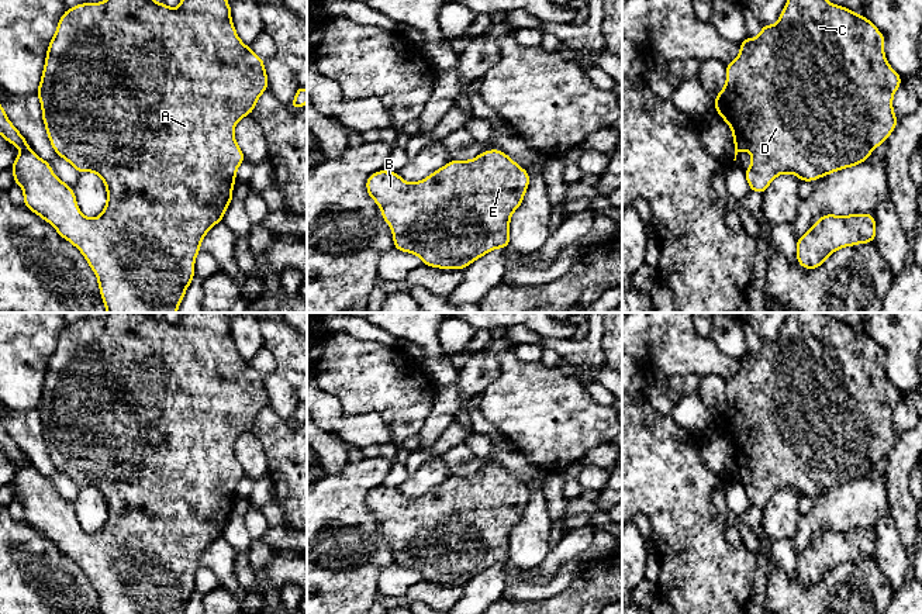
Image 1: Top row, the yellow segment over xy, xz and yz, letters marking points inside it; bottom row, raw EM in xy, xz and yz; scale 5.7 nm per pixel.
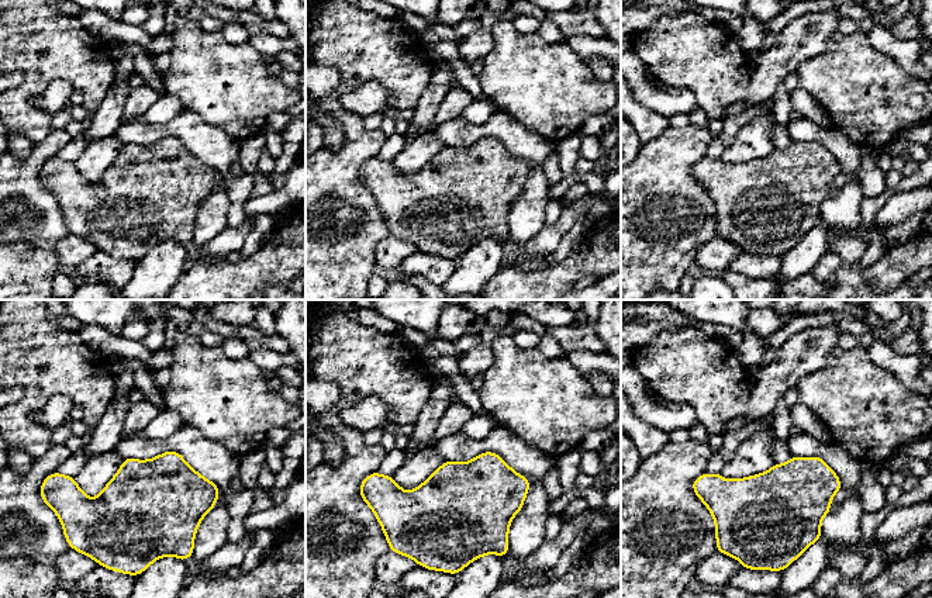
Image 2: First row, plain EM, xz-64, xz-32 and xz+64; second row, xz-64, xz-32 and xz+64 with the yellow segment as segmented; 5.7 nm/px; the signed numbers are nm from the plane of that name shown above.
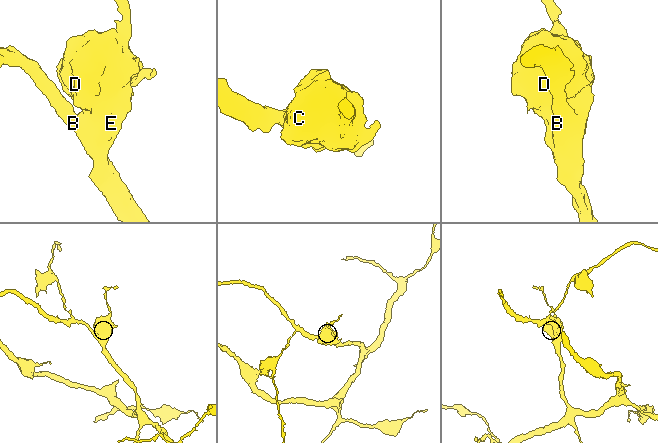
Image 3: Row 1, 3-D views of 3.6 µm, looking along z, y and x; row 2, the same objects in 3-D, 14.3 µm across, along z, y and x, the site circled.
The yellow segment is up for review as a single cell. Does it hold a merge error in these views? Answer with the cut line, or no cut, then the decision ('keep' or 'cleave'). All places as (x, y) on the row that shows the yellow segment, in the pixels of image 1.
no cut; keep

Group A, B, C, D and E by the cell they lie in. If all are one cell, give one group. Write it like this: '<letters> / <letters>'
A B C D E

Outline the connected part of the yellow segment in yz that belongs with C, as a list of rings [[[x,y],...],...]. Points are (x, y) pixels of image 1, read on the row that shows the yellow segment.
[[[787,0],[777,24],[762,25],[757,38],[740,42],[740,54],[726,65],[726,84],[715,97],[715,113],[732,130],[733,161],[739,151],[752,154],[752,166],[745,170],[750,190],[764,193],[781,173],[792,173],[802,182],[823,177],[867,161],[885,142],[898,123],[892,96],[901,76],[887,63],[884,44],[883,34],[866,15],[828,0]]]

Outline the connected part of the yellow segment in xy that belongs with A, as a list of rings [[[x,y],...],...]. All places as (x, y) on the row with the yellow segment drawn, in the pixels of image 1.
[[[106,0],[103,3],[77,4],[65,11],[61,17],[55,37],[51,39],[42,79],[38,87],[38,97],[42,107],[42,120],[58,156],[65,158],[77,172],[97,173],[107,187],[107,204],[101,214],[93,220],[84,217],[76,204],[76,196],[70,186],[66,186],[53,175],[49,162],[37,156],[28,146],[25,138],[7,118],[0,104],[0,135],[11,145],[21,149],[10,168],[14,183],[24,192],[24,206],[55,227],[58,234],[72,242],[86,258],[97,276],[100,294],[107,313],[176,313],[184,297],[186,289],[194,277],[194,259],[200,252],[201,239],[208,230],[222,221],[227,206],[232,199],[232,186],[236,182],[235,173],[245,156],[238,146],[234,128],[236,123],[251,114],[259,96],[267,90],[267,76],[263,59],[255,55],[236,35],[231,21],[231,6],[227,0],[180,0],[179,8],[170,8],[153,0]]]

